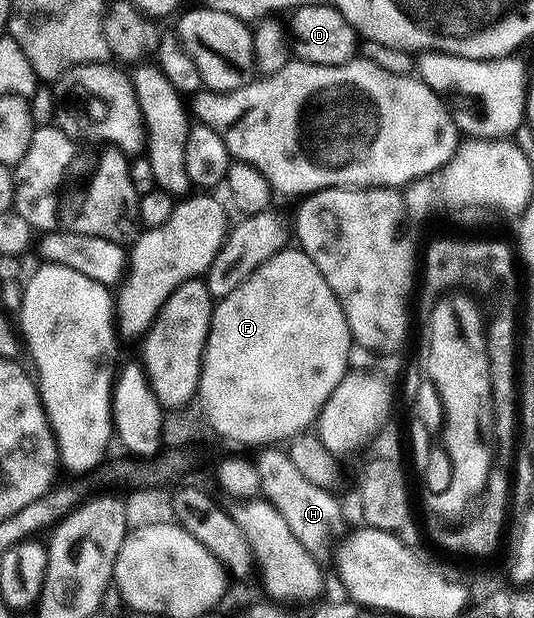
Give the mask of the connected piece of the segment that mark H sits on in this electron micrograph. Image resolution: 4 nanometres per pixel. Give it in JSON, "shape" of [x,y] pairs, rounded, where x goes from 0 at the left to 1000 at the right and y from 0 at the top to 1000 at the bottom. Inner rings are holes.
{"shape":[[[494,725],[481,735],[487,736],[478,736],[476,746],[487,772],[487,799],[500,812],[513,816],[513,822],[521,822],[521,830],[526,832],[528,841],[536,841],[543,861],[551,861],[551,867],[558,867],[558,880],[566,880],[566,887],[573,887],[573,893],[581,900],[594,906],[607,906],[614,888],[622,883],[622,871],[633,869],[644,858],[644,825],[637,820],[635,809],[620,799],[620,791],[596,783],[581,783],[581,777],[573,777],[573,770],[566,770],[566,764],[558,764],[558,757],[530,727]]]}

